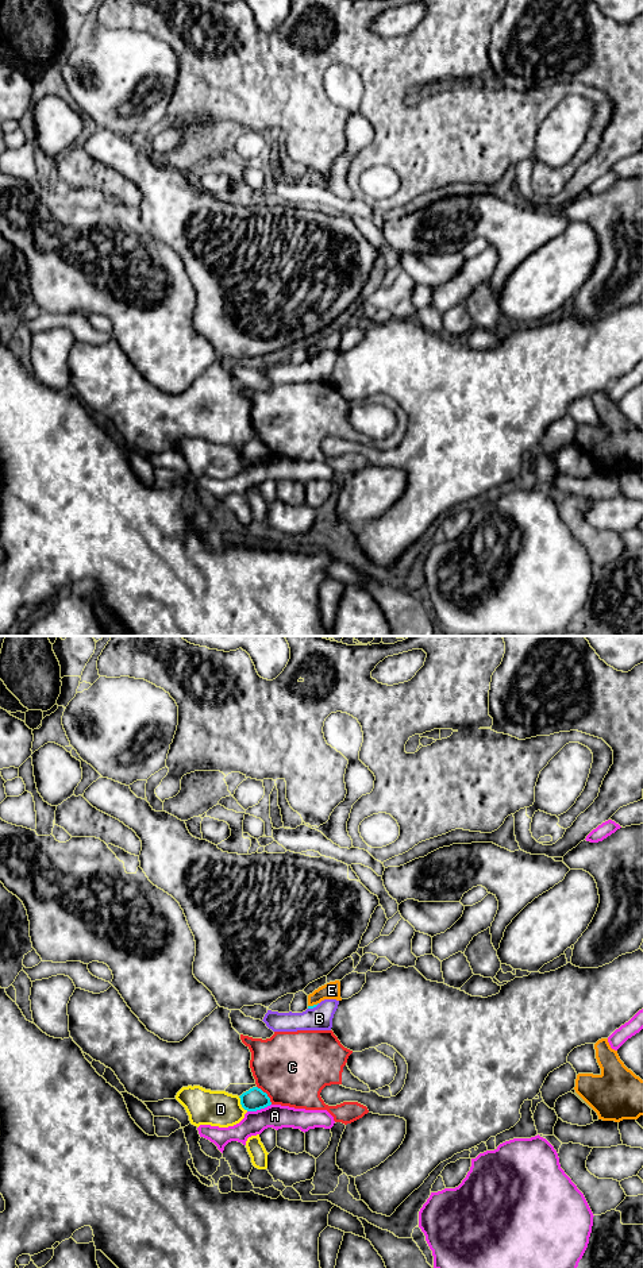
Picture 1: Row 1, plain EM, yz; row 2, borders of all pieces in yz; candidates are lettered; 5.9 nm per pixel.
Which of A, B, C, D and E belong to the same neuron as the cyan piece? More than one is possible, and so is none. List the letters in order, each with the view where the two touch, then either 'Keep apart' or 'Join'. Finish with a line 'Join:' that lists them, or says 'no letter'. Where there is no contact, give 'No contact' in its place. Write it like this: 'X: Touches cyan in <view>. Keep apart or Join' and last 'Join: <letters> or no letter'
A: Touches cyan in yz. Keep apart
B: Touches cyan in yz. Keep apart
C: Touches cyan in yz. Keep apart
D: Touches cyan in yz. Keep apart
E: Touches cyan in yz. Keep apart
Join: no letter

